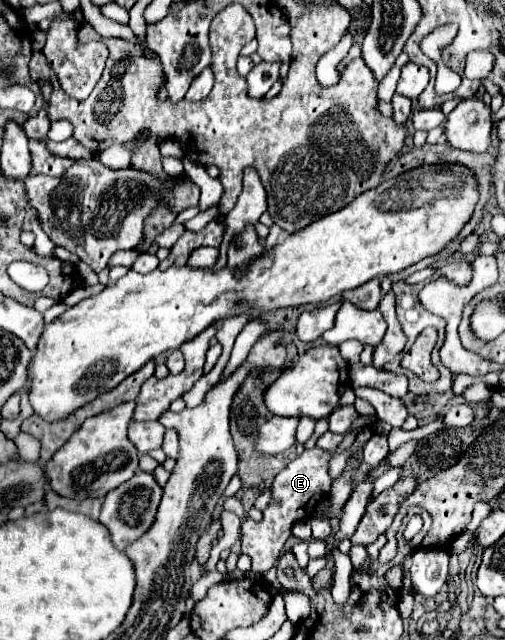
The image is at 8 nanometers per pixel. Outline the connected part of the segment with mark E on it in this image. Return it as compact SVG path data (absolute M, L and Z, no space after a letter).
M322 448L304 450L298 458L294 458L274 478L274 484L270 488L272 498L270 498L268 508L263 511L262 520L254 522L254 520L248 518L242 524L240 544L242 544L242 552L252 558L252 572L268 572L278 562L280 552L282 552L286 540L292 535L292 524L296 520L306 518L306 508L304 506L310 504L310 510L312 510L312 506L316 506L326 496L326 492L330 490L332 480L328 476L328 468L330 468L332 458L336 458L338 454L340 454L338 450L326 452Z

